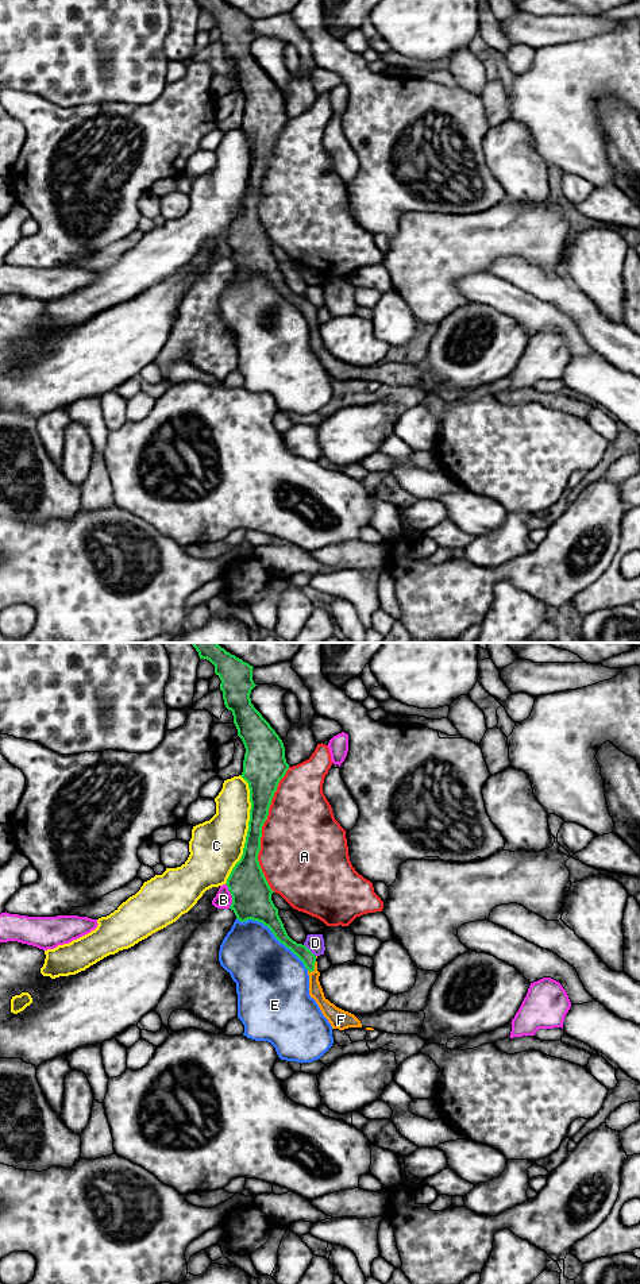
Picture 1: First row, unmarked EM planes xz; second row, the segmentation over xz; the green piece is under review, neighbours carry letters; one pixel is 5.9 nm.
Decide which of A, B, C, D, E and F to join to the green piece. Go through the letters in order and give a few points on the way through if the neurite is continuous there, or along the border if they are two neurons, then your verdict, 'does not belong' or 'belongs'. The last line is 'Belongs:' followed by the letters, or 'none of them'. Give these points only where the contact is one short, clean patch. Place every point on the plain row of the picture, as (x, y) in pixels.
A: does not belong
B: does not belong
C: does not belong
D: does not belong
E: does not belong
F: belongs
Belongs: F

